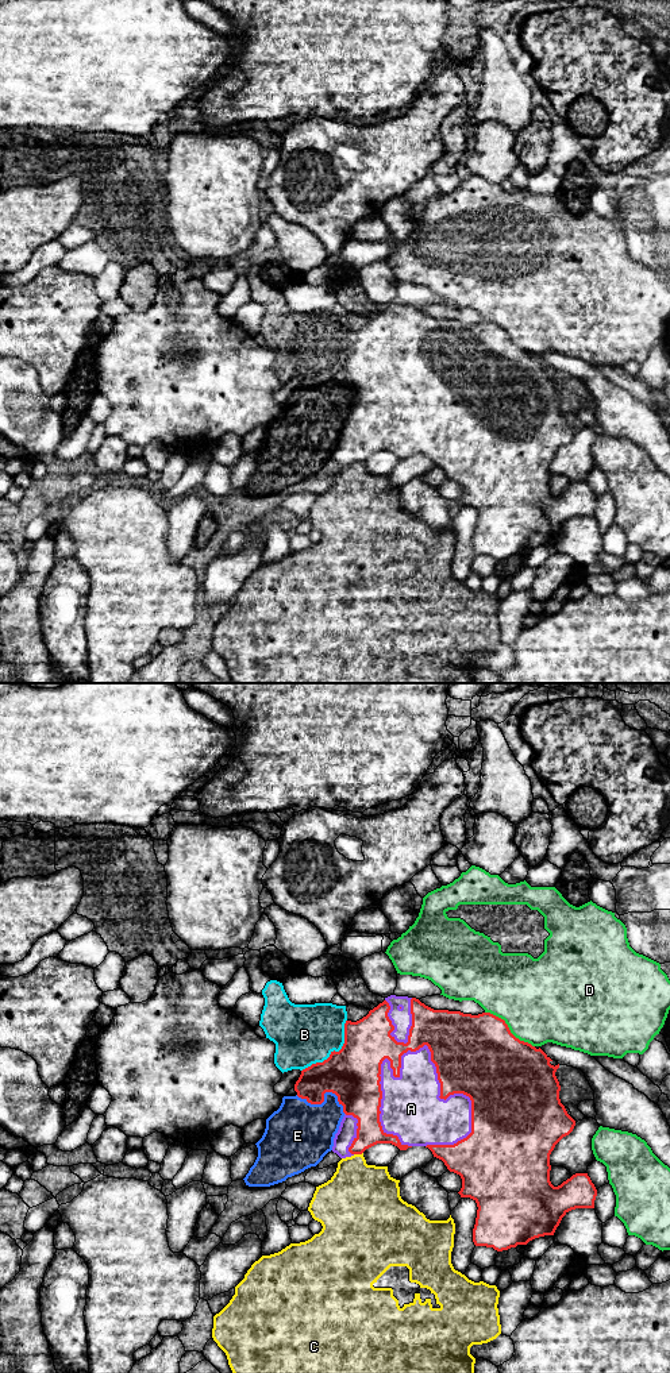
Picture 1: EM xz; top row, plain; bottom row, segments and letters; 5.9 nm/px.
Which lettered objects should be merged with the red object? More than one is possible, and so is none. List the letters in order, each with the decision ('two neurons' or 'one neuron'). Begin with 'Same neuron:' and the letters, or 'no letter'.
Same neuron: no letter
A: two neurons
B: two neurons
C: two neurons
D: two neurons
E: two neurons

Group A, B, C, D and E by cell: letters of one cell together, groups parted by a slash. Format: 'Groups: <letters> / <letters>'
Groups: A E / B / C / D

